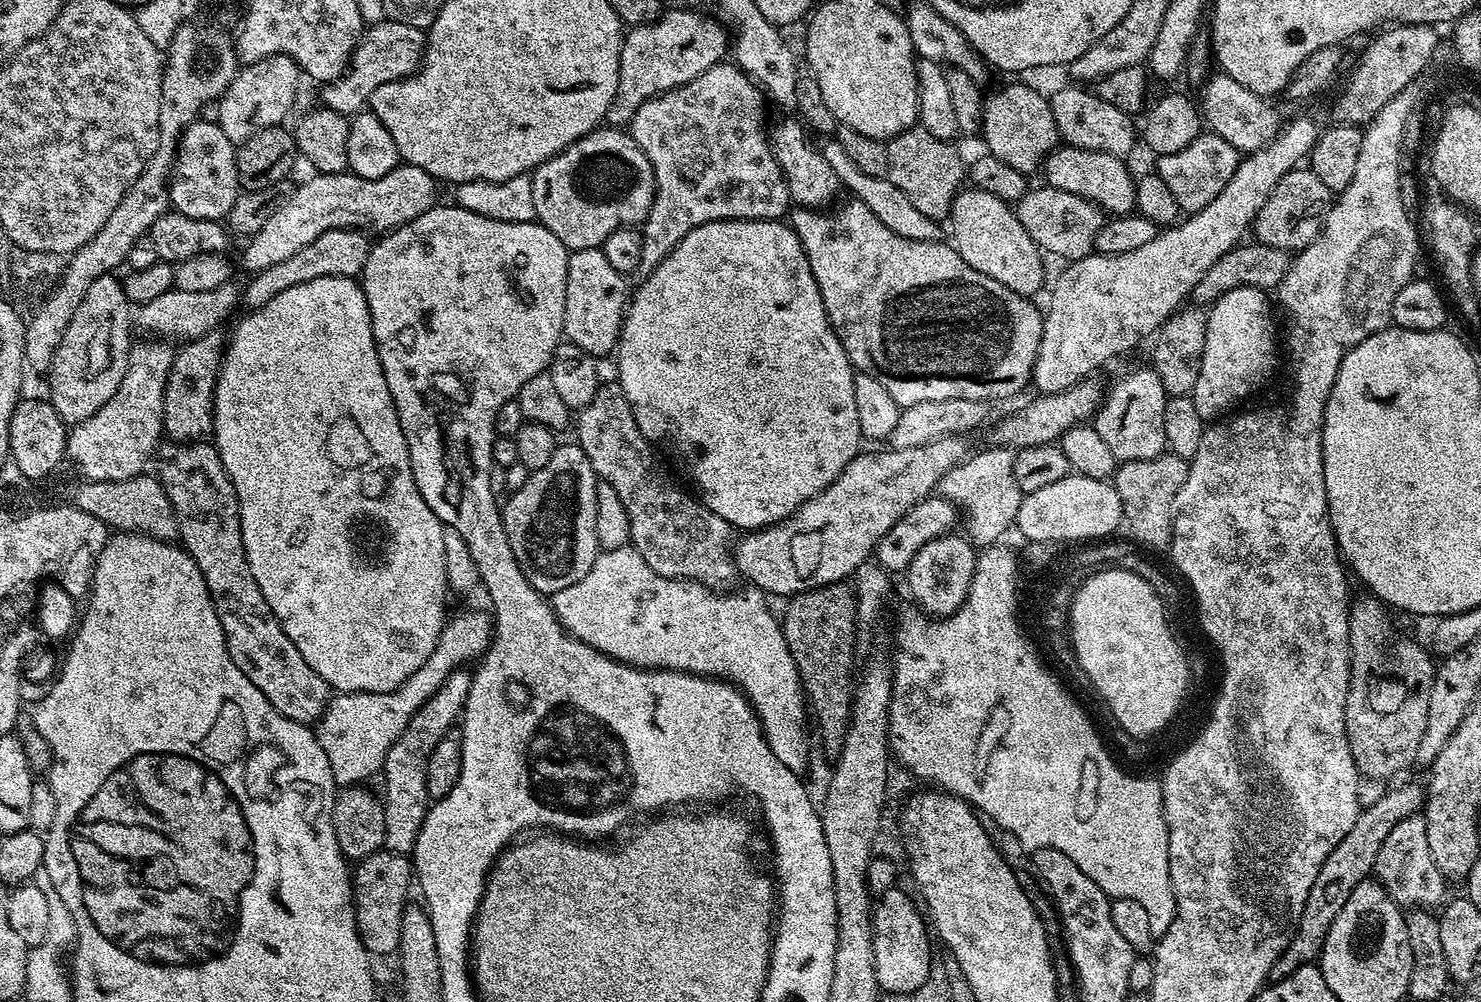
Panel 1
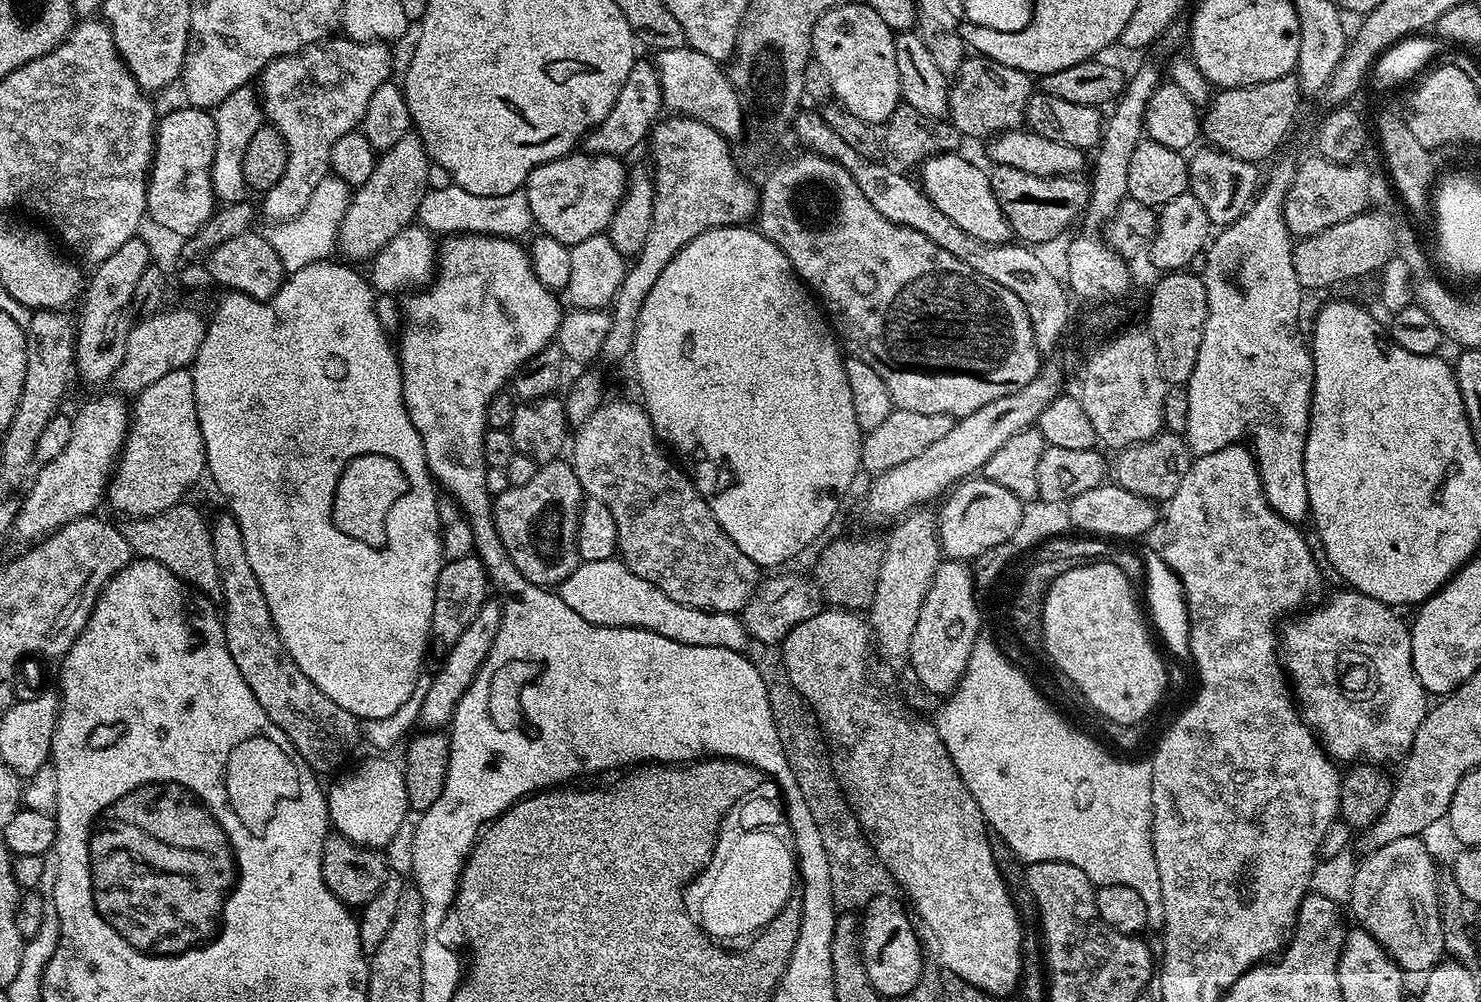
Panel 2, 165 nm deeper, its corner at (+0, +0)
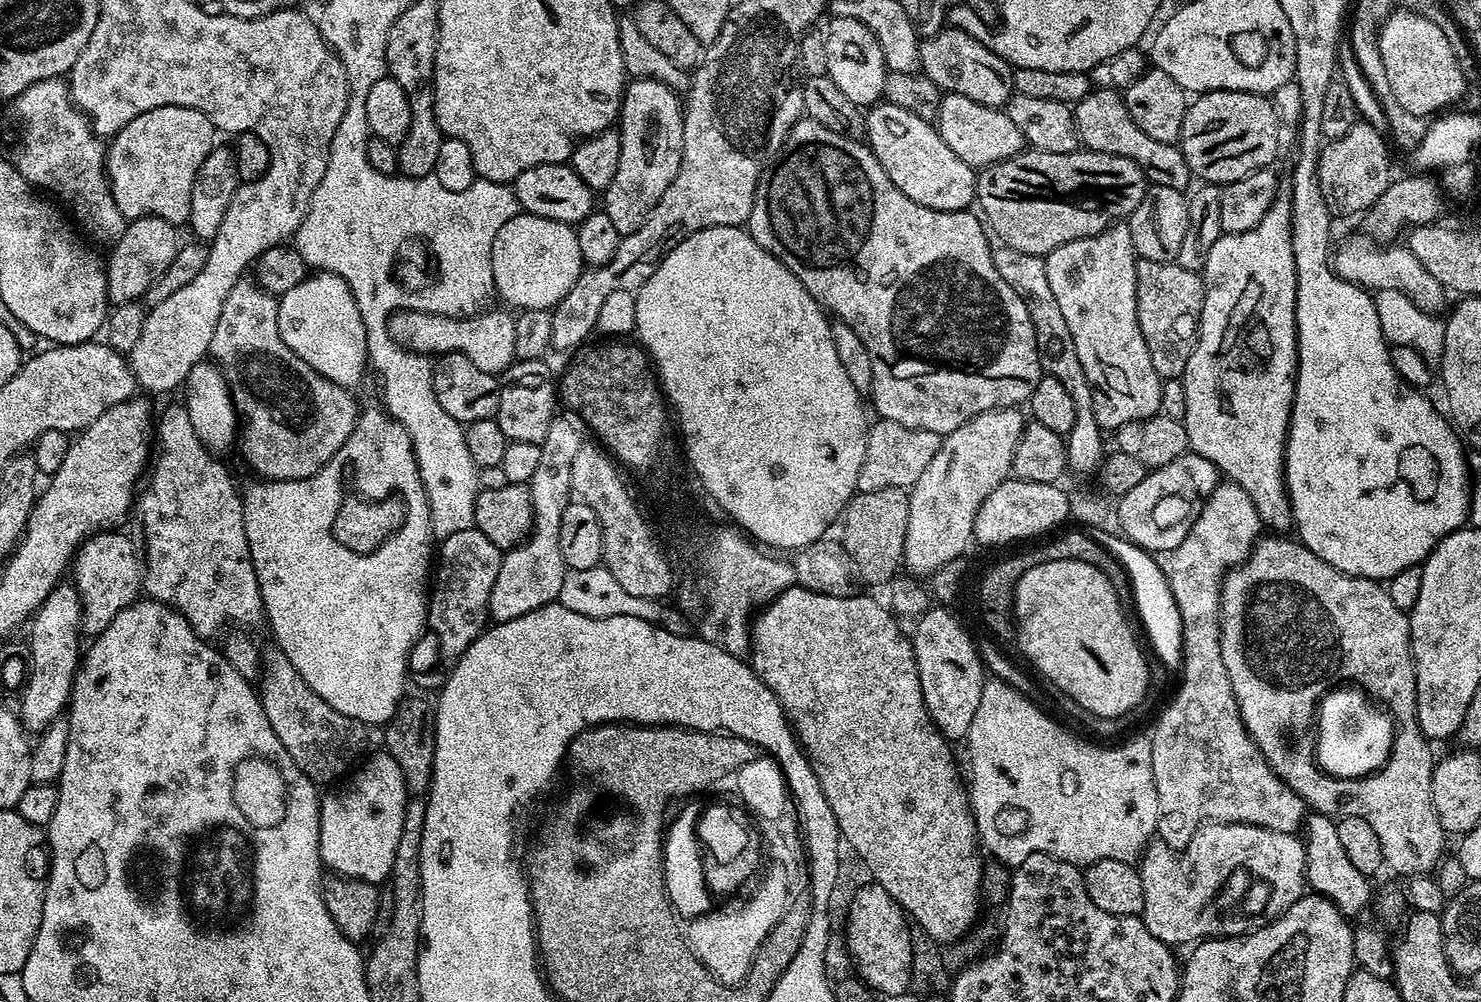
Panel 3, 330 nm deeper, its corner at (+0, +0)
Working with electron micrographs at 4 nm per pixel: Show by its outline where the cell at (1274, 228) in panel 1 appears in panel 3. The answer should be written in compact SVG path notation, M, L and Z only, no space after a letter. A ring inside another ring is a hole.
M1358 122L1342 138L1328 140L1320 149L1318 158L1318 182L1322 186L1322 194L1326 198L1329 209L1333 213L1360 212L1368 209L1382 198L1394 179L1392 160L1388 157L1388 144L1384 136L1372 124Z

